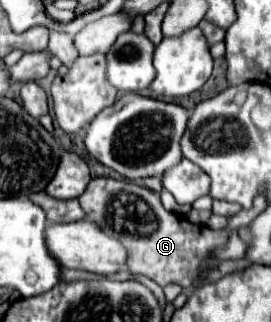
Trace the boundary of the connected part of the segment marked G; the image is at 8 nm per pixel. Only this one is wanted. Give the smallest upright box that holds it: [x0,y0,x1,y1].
[78,178,226,292]

